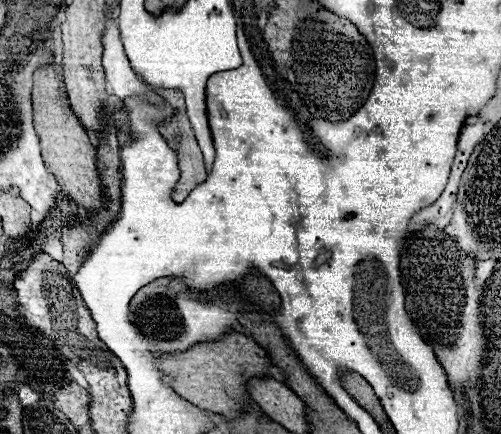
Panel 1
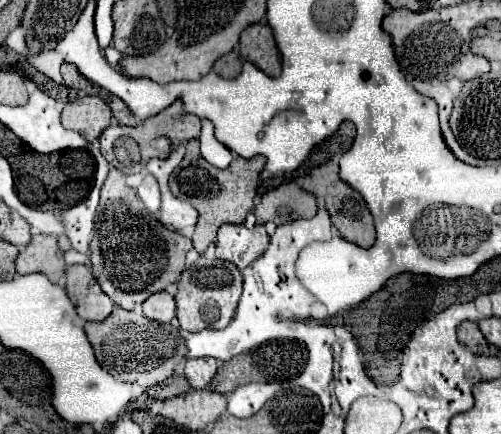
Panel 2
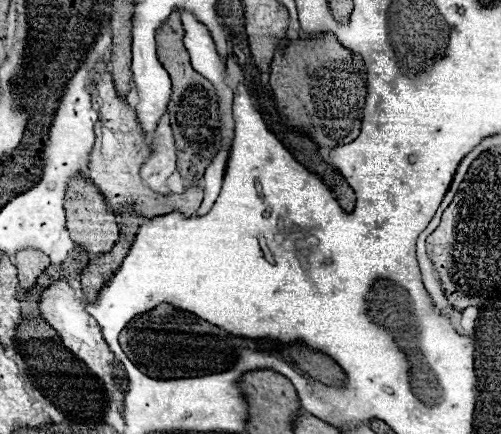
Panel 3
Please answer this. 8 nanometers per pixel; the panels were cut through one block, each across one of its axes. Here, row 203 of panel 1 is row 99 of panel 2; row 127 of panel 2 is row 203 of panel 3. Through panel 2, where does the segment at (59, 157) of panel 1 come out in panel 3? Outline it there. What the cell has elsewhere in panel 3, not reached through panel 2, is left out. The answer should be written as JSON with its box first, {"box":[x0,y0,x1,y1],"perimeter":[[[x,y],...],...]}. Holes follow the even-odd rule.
{"box":[64,174,118,254],"perimeter":[[[80,174],[70,180],[68,190],[66,190],[64,208],[66,208],[66,226],[76,246],[86,250],[88,254],[104,254],[106,250],[110,250],[110,246],[114,246],[114,242],[118,240],[116,216],[108,208],[106,198],[98,192],[98,188],[86,176]]]}

